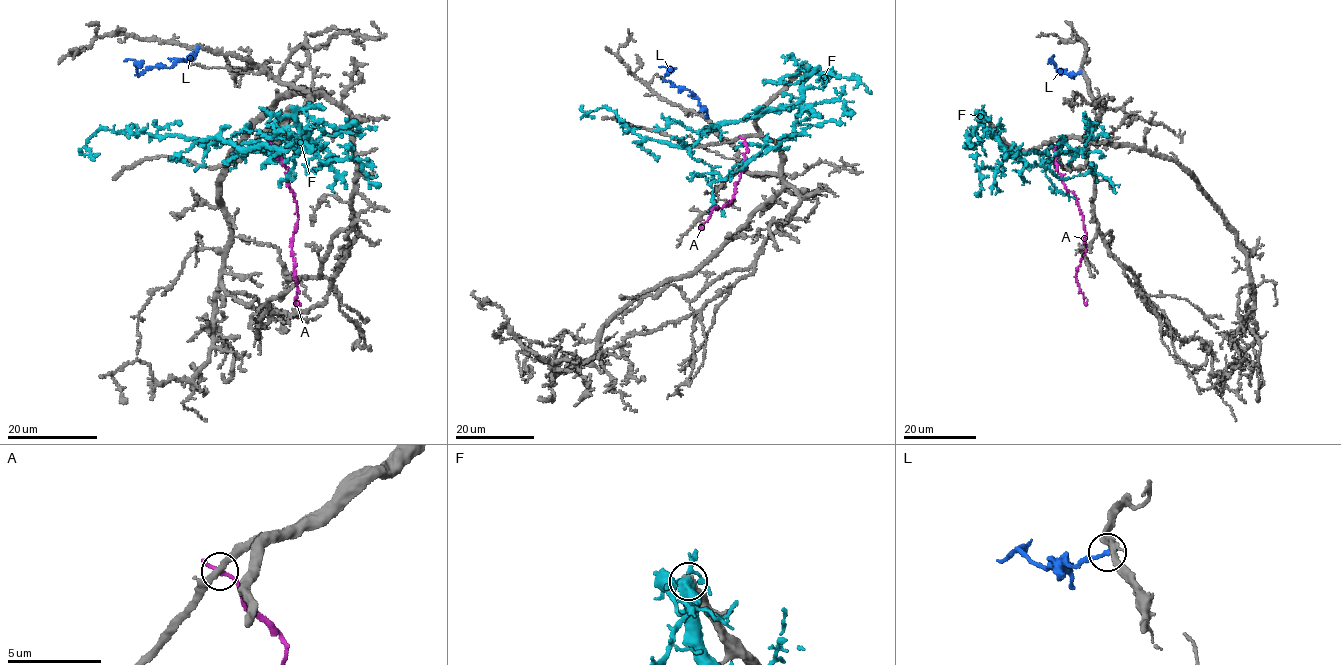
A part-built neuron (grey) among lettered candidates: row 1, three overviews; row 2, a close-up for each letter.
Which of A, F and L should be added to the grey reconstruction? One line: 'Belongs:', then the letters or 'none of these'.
Belongs: none of these

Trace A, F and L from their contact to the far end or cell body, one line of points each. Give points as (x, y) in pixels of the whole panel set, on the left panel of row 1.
A: (262, 135), (288, 168), (288, 185), (295, 198), (298, 223), (292, 240), (292, 257), (296, 298)
F: (292, 106), (305, 134), (284, 148), (100, 127), (87, 139), (91, 154), (81, 149)
L: (199, 48), (186, 60), (171, 67), (149, 68), (138, 75), (136, 61), (125, 62)

